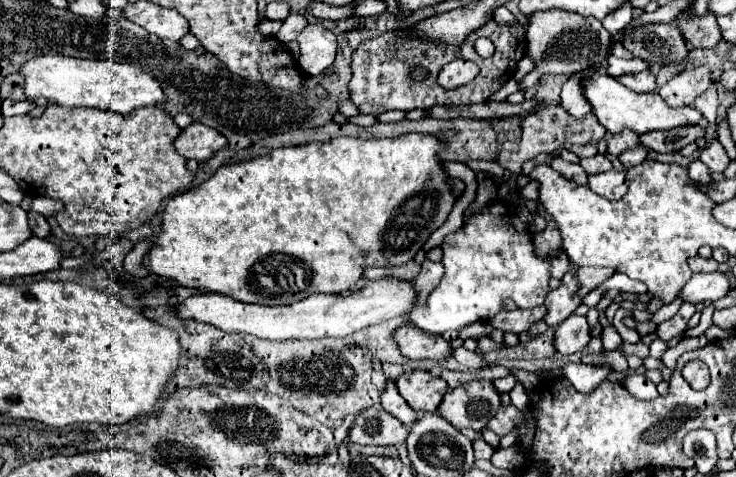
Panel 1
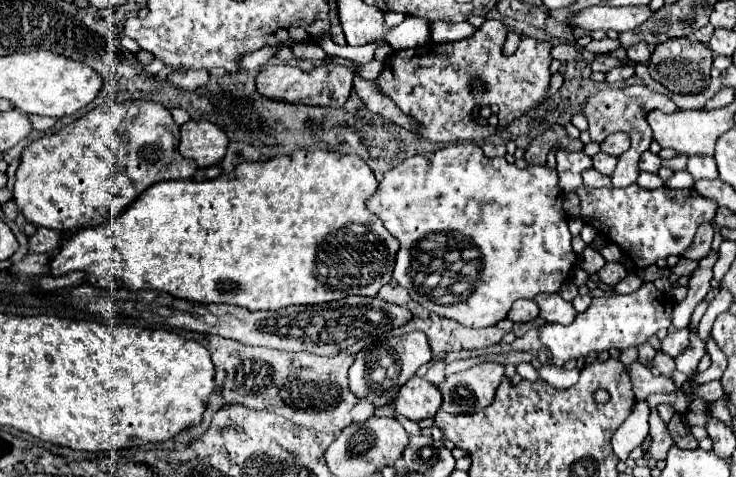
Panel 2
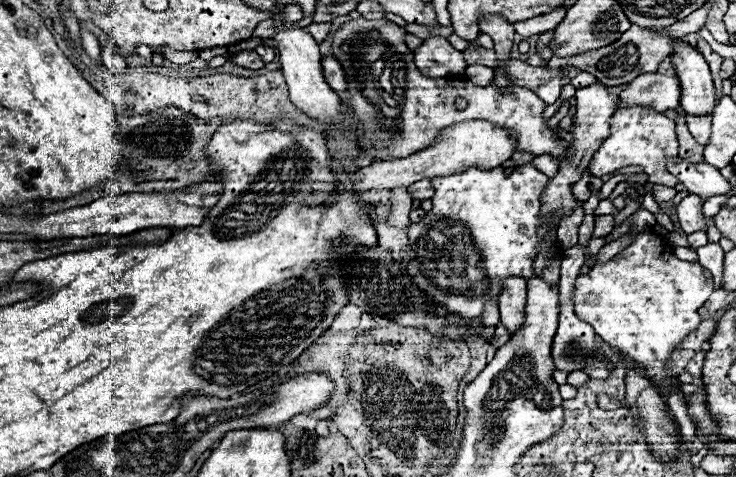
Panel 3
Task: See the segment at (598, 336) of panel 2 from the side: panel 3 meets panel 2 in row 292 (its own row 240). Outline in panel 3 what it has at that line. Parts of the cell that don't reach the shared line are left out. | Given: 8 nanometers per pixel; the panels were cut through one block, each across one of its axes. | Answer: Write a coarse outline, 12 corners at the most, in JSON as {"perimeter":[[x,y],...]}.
{"perimeter":[[654,230],[578,274],[576,316],[668,378],[714,282]]}

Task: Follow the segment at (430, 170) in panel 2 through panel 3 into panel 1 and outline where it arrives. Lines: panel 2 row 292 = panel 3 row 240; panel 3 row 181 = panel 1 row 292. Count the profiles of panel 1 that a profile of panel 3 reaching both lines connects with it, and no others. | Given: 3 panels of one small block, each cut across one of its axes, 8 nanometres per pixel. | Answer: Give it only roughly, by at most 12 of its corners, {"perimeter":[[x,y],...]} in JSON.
{"perimeter":[[510,202],[444,238],[446,276],[408,314],[442,336],[506,298],[544,304],[548,260]]}

